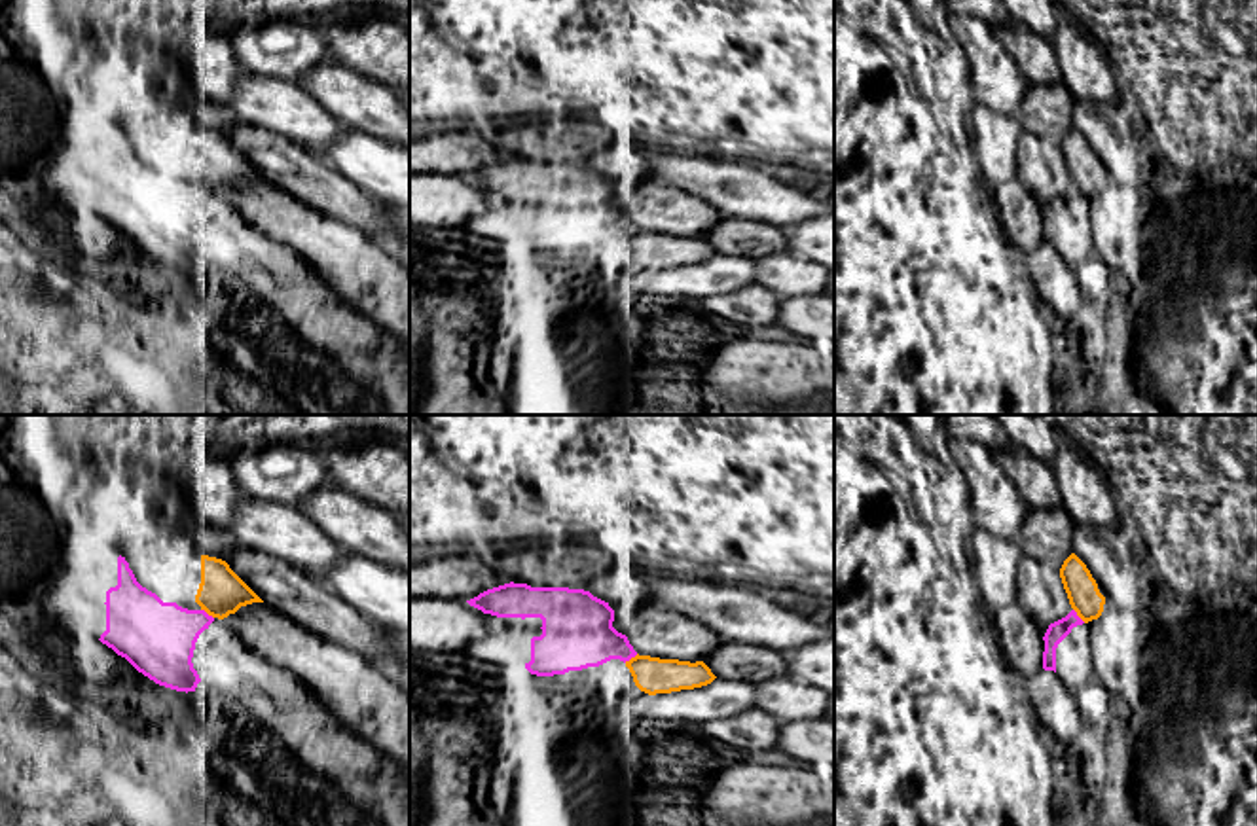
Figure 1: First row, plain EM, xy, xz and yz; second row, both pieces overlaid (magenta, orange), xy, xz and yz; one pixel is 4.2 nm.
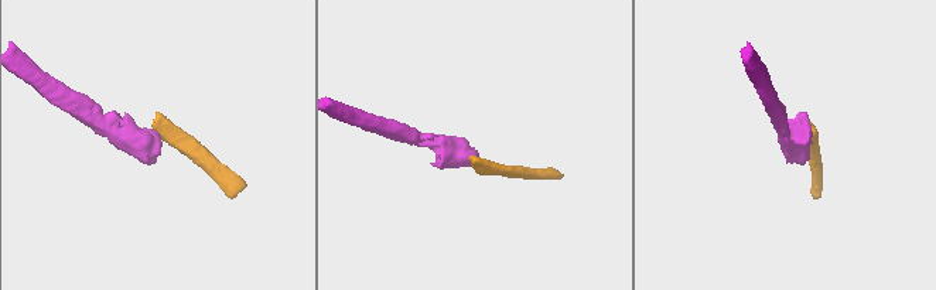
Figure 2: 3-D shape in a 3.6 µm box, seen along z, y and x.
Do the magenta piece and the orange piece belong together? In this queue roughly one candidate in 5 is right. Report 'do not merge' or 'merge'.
do not merge

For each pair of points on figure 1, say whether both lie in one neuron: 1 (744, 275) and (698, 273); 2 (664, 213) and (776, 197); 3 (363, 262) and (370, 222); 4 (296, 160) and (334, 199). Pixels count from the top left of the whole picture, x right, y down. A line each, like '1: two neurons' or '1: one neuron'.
1: one neuron
2: two neurons
3: two neurons
4: one neuron

